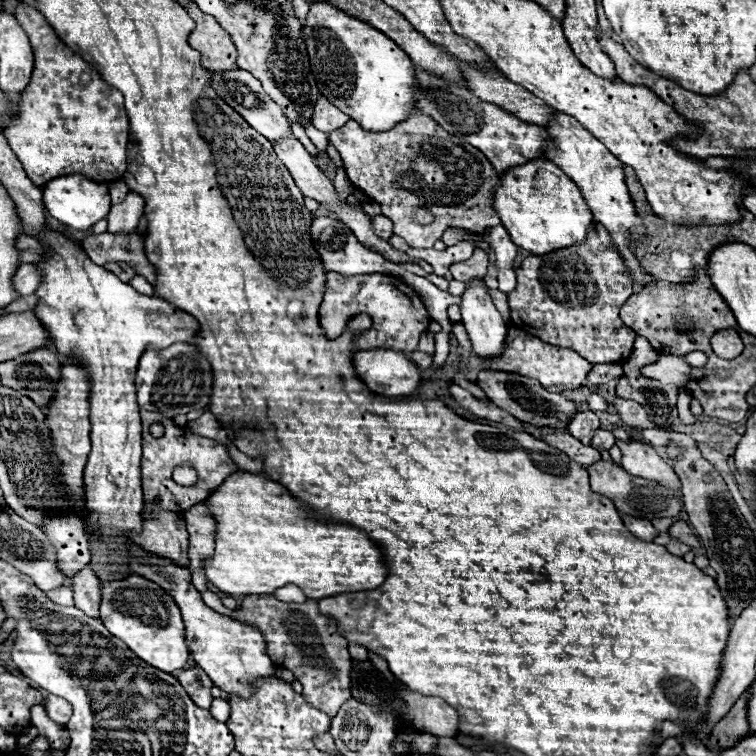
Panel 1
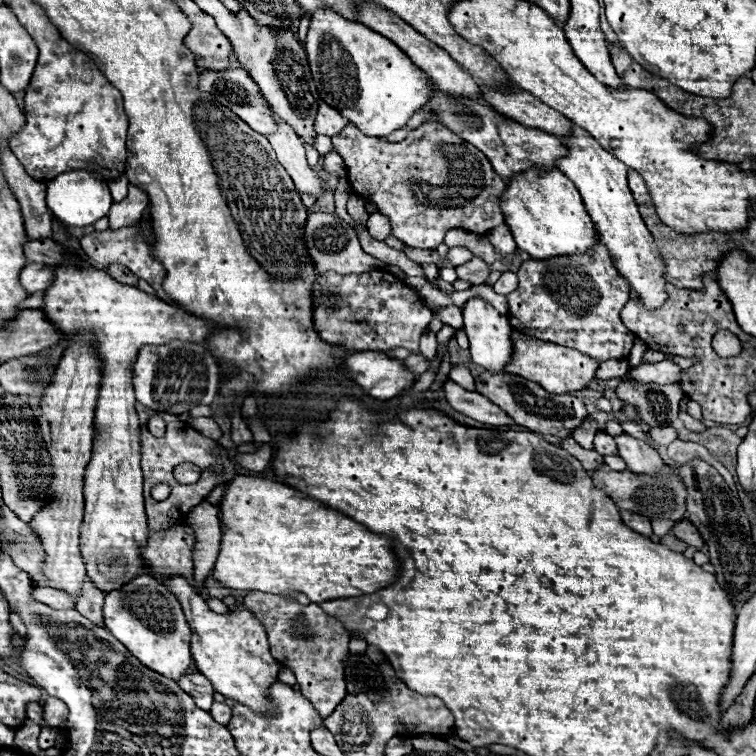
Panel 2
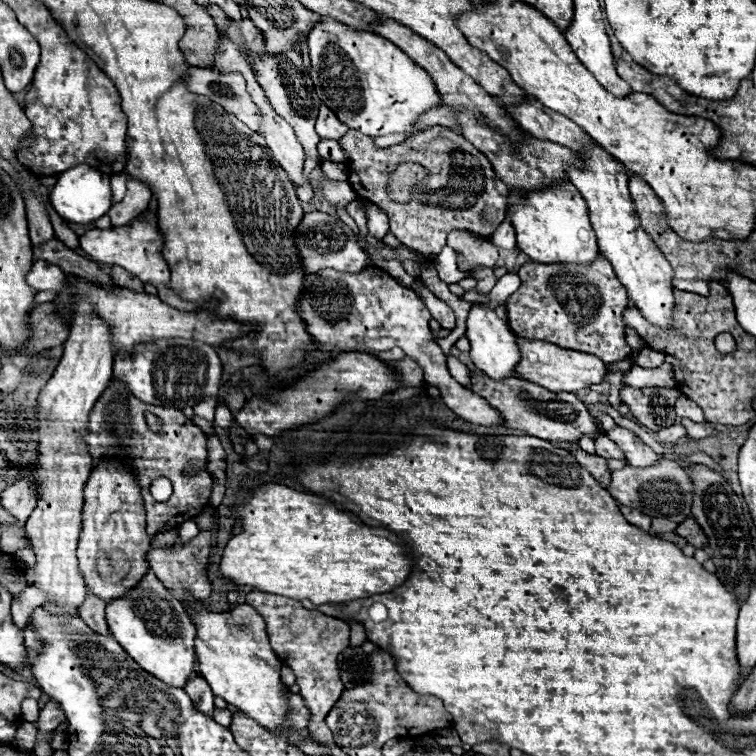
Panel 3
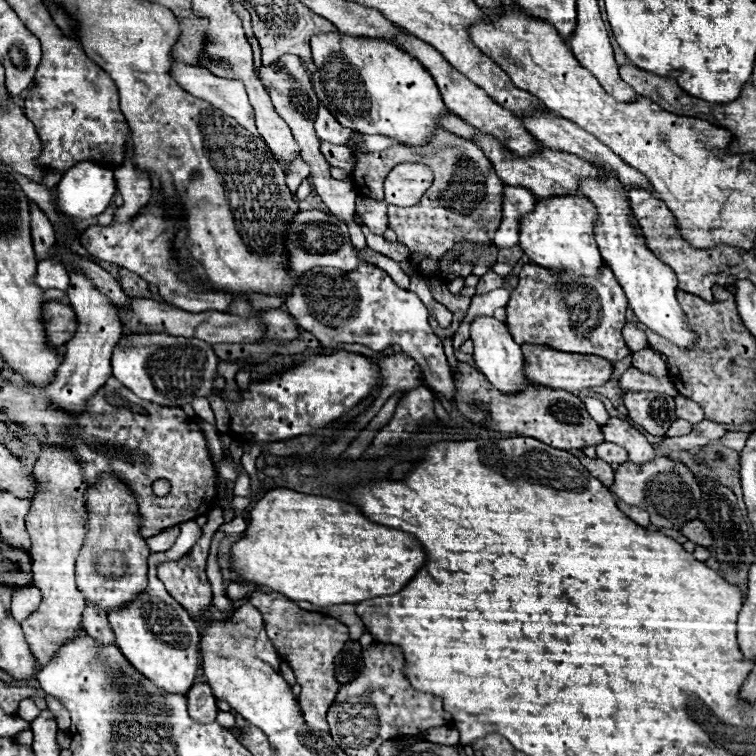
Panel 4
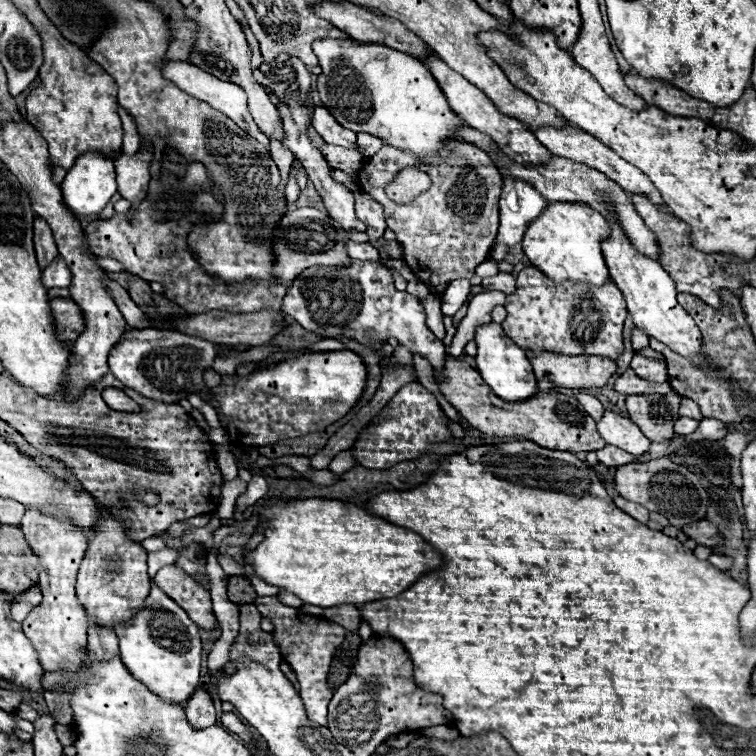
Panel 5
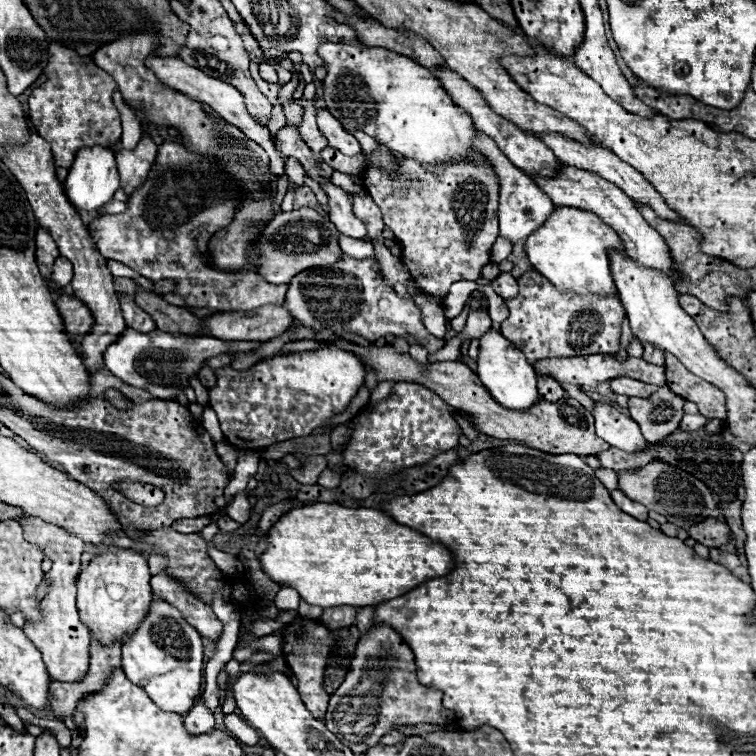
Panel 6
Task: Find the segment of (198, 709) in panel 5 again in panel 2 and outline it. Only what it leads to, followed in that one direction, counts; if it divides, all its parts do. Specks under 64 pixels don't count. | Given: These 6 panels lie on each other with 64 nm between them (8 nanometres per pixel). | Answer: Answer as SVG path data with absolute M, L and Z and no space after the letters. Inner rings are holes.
M194 672L194 674L186 674L178 680L178 684L182 686L182 690L186 690L186 694L190 694L196 702L198 708L202 710L210 710L212 706L212 684L200 674L200 672Z

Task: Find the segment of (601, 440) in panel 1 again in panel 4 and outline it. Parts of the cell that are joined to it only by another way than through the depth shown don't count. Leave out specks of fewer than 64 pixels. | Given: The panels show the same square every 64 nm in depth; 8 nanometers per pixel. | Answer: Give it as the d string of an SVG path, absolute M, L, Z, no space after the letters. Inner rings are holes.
M604 442L602 446L596 448L596 456L598 456L600 460L608 462L608 464L624 464L624 462L628 462L626 450L622 450L622 448L616 446L616 444L608 444L608 442Z

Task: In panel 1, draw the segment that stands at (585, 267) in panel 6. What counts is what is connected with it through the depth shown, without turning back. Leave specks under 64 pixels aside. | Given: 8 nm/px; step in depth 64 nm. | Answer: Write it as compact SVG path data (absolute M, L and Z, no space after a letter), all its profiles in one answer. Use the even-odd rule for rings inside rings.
M532 160L502 174L502 182L494 194L494 208L514 244L532 256L586 242L592 224L592 214L580 188L550 160Z

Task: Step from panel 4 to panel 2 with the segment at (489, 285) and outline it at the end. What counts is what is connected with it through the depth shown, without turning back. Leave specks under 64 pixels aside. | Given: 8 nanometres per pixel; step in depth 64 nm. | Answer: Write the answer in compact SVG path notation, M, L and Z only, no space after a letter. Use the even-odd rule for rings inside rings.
M472 258L470 262L456 266L456 272L460 280L468 280L472 284L488 284L490 276L490 268L480 258Z

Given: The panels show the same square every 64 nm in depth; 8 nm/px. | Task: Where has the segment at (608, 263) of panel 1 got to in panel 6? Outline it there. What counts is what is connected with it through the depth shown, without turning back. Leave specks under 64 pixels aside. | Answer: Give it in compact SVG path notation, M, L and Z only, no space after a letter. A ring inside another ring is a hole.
M526 272L518 280L518 286L518 298L506 302L510 316L502 322L502 334L526 354L526 360L532 366L542 358L618 352L620 324L626 316L618 298L596 294L562 294L538 272Z

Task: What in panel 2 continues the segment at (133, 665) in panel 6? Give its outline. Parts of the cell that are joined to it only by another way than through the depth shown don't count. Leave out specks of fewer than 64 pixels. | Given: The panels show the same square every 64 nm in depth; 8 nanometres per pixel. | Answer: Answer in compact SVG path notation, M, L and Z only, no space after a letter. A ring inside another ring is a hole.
M140 574L134 582L124 584L120 590L108 592L104 600L104 622L114 638L118 638L146 668L174 680L188 672L192 664L190 626L176 596L158 580Z

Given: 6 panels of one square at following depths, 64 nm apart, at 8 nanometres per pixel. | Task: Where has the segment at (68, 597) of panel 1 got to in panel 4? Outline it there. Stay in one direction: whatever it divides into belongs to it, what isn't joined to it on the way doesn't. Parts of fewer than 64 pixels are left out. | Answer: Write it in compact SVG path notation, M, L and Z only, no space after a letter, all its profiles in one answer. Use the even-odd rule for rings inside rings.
M26 586L24 590L14 590L12 599L10 614L14 616L18 622L24 622L40 604L40 590L34 588L34 586Z

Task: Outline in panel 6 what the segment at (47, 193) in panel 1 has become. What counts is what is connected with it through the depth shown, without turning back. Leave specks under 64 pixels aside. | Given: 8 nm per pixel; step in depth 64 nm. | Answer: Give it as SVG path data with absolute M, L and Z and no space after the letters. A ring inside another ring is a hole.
M90 146L90 150L78 150L74 158L74 166L70 166L68 178L64 180L66 196L78 210L102 208L108 200L112 200L118 188L120 188L120 176L118 176L118 168L116 168L112 150L106 150L106 146Z

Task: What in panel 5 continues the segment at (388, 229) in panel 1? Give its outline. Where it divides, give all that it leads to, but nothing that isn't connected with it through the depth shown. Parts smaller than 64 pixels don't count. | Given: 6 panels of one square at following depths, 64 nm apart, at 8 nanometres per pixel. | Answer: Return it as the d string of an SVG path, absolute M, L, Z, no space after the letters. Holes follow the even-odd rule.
M354 192L356 198L356 216L368 226L366 234L370 240L380 240L386 230L384 210L378 202L374 202L366 192Z

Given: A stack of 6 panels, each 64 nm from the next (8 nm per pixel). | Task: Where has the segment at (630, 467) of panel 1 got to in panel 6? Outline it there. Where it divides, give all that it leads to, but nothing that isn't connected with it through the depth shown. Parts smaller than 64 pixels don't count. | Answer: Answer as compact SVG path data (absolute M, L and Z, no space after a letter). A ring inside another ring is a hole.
M594 402L592 416L596 420L596 434L610 446L626 452L638 452L646 446L646 440L642 438L638 424L632 418L618 412L614 406Z

